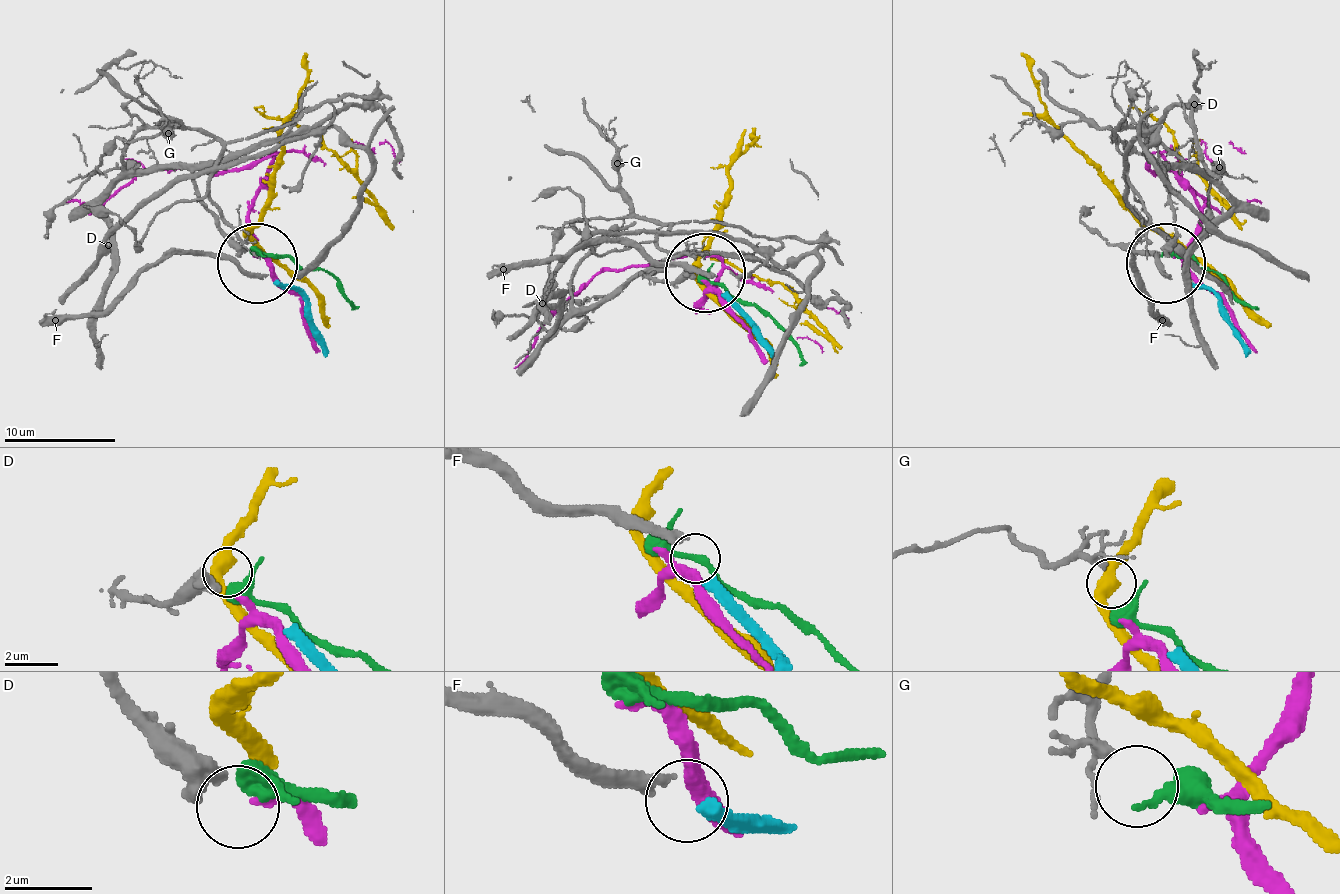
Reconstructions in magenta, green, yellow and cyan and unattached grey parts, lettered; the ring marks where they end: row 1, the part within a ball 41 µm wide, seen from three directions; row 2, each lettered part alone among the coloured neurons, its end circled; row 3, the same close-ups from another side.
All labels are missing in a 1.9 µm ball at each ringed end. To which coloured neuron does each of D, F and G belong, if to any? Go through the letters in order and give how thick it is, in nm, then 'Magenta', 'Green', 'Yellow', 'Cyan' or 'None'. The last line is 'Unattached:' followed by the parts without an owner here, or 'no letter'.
D: Thickness 600 nm. None
F: Thickness 320 nm. Cyan
G: Thickness 160 nm. Green
Unattached: D

